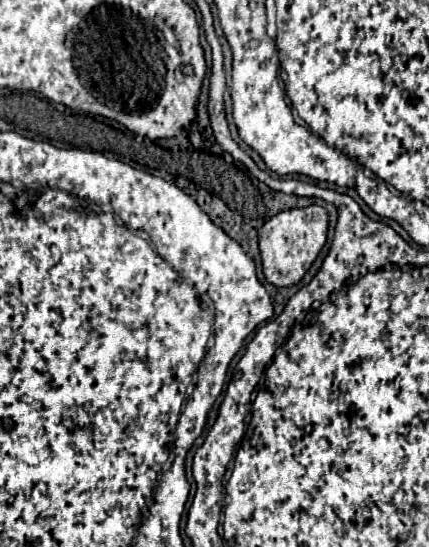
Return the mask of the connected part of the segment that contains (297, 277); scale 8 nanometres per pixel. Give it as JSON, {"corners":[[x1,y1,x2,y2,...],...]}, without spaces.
{"corners":[[313,204,307,208,293,208,279,212,259,228,259,250,263,258,263,274,275,286,293,286,303,280,311,264,321,254,327,242,329,216,325,208]]}

